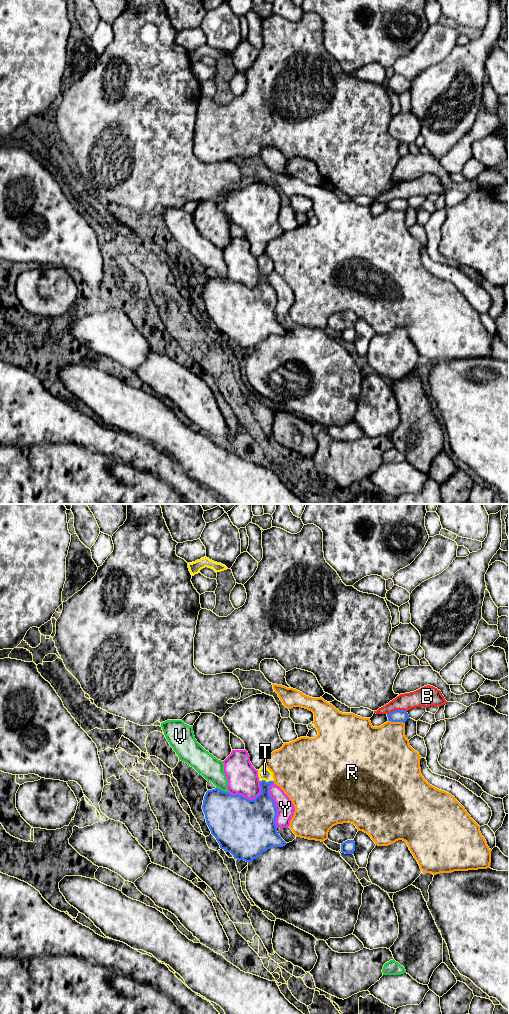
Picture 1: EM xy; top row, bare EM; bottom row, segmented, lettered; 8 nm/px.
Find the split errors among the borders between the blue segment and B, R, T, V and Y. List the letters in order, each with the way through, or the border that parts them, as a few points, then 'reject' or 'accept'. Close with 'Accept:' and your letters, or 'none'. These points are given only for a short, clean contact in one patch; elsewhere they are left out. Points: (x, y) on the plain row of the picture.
B: reject
R: reject
T: way xy (261, 300), (267, 270), (264, 261); accept
V: reject
Y: reject
Accept: T

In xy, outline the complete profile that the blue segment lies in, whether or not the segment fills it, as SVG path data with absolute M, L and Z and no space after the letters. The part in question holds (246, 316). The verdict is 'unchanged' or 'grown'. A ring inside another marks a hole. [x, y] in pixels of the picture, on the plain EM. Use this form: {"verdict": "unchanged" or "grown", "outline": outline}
{"verdict": "grown", "outline": "M262 254L258 258L258 265L261 281L255 287L249 288L242 283L232 283L215 276L206 280L202 293L206 311L220 336L230 340L234 347L248 351L272 335L283 335L287 332L277 320L277 295L269 283L269 275L274 271L273 261Z"}

